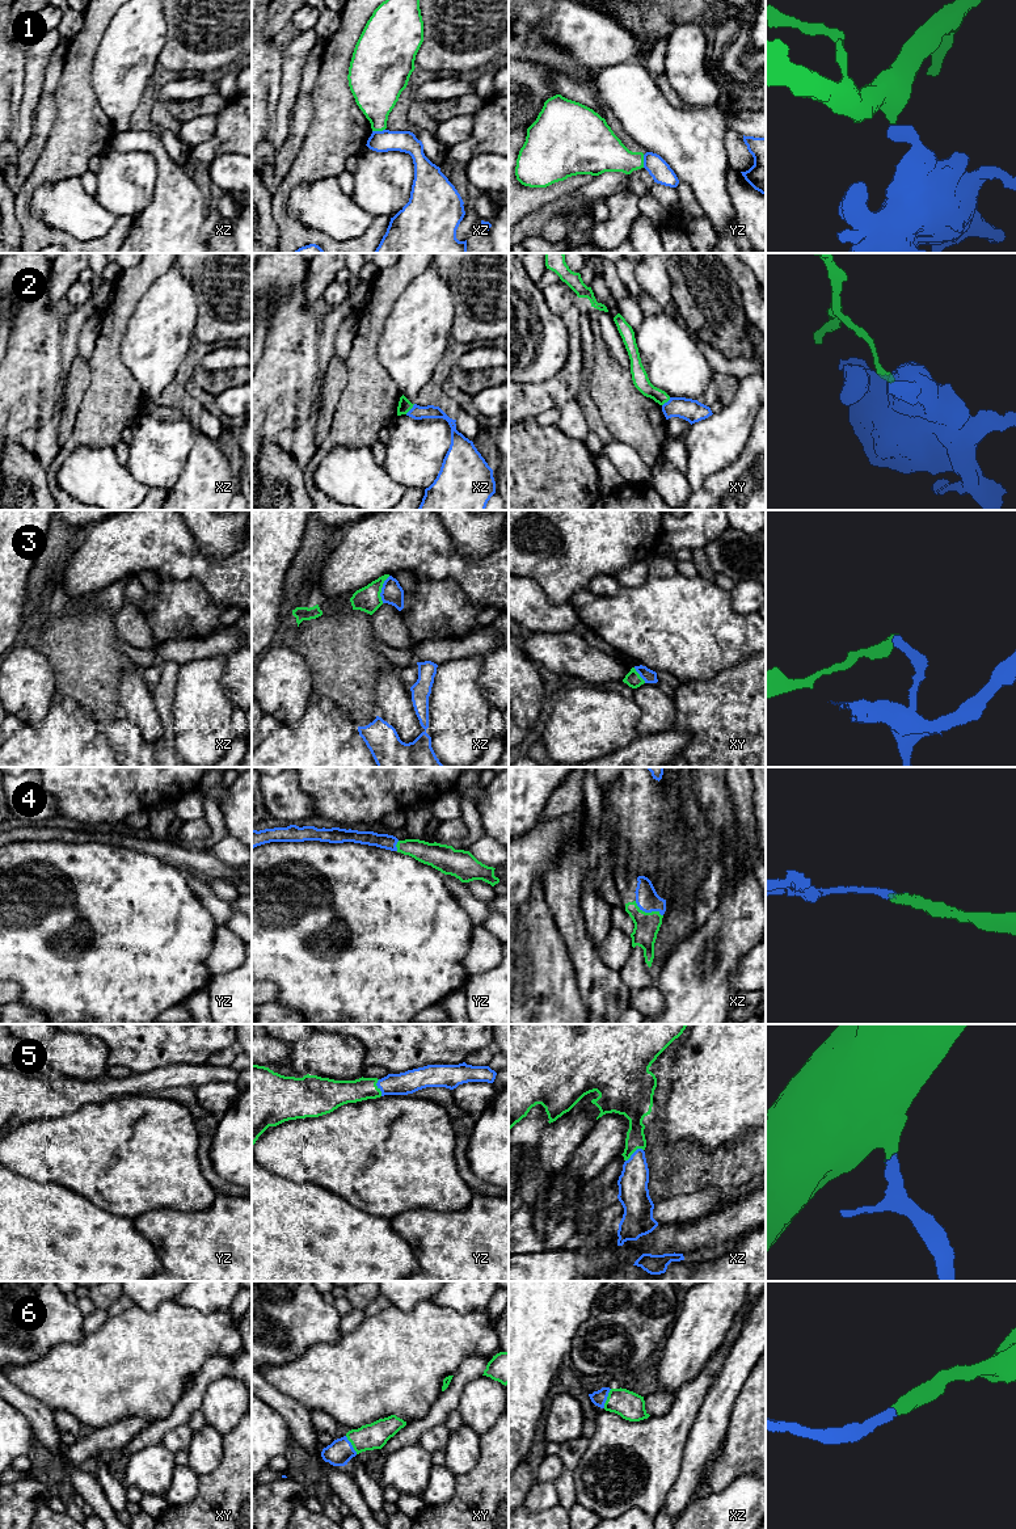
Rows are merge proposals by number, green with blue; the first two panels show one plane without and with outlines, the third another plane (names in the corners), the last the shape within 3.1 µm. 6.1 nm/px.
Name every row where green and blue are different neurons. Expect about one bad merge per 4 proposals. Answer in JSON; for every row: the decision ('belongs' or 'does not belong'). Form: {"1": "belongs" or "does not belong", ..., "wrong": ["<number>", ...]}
{"1": "does not belong", "2": "does not belong", "3": "does not belong", "4": "belongs", "5": "belongs", "6": "belongs", "wrong": ["1", "2", "3"]}

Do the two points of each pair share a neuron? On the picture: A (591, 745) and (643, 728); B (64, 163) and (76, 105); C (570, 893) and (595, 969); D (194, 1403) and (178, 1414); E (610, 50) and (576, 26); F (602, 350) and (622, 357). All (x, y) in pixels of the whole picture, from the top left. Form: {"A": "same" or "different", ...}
{"A": "different", "B": "same", "C": "same", "D": "same", "E": "same", "F": "different"}

